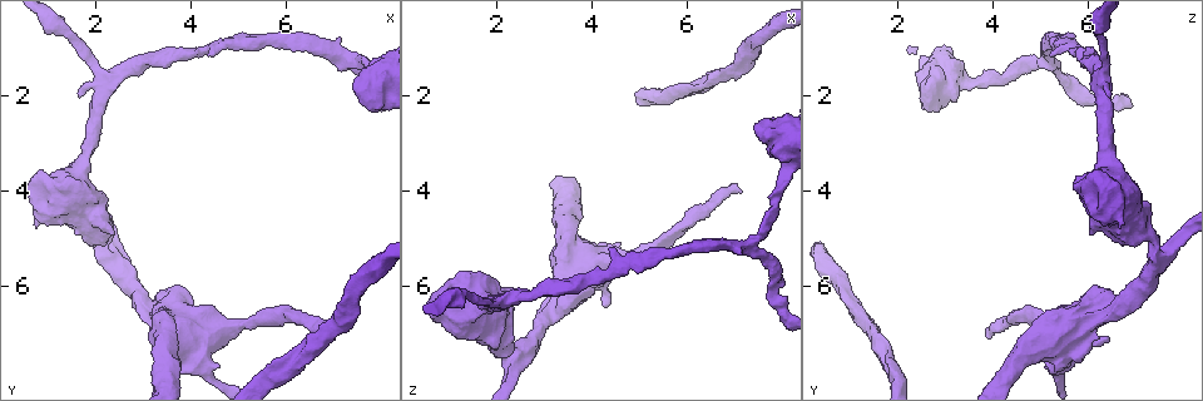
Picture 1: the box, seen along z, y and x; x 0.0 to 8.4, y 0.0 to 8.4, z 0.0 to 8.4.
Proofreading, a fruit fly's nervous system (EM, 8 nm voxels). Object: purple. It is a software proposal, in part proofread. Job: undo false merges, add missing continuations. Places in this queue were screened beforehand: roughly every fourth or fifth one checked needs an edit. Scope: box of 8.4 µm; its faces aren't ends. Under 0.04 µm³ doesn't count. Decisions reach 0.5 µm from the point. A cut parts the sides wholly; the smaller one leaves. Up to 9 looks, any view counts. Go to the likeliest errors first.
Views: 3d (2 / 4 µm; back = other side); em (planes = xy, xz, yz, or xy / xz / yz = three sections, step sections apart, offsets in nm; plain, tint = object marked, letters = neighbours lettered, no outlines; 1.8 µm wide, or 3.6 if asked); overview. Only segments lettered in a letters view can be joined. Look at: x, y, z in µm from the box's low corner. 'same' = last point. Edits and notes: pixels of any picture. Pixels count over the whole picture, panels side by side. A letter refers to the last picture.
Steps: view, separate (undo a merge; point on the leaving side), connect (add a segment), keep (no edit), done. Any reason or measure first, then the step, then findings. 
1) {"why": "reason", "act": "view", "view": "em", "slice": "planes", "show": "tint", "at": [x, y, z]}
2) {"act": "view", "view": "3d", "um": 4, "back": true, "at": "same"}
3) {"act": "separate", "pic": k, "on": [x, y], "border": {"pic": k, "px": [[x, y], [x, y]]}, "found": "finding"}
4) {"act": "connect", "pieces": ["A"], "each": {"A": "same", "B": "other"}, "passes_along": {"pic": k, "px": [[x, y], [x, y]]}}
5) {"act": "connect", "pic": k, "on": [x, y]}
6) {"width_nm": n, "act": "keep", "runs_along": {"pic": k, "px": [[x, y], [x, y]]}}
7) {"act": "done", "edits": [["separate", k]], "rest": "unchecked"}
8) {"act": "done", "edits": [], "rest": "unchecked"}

{"why": "long arm stops here", "act": "view", "view": "3d", "um": 4, "at": [7.10, 6.85, 3.95]}

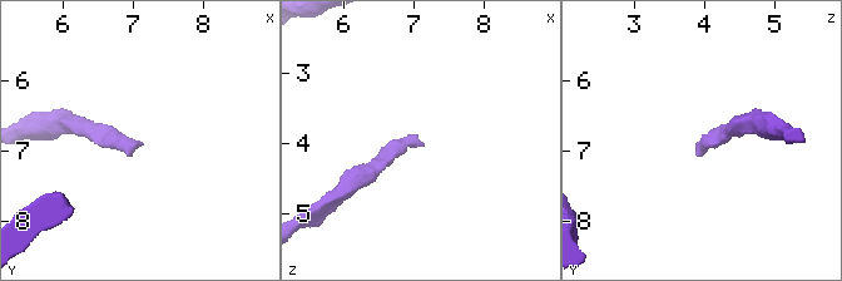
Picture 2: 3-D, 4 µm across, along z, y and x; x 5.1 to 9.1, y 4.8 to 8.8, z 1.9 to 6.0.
{"act": "view", "view": "em", "um": 3.6, "slice": "xy", "step": 16, "show": "plain", "at": [7.15, 6.90, 4.00]}

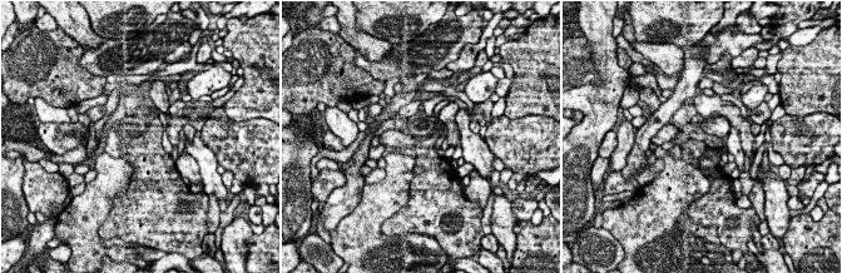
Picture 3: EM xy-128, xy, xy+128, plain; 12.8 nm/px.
{"act": "view", "view": "em", "um": 3.6, "slice": "xy", "step": 16, "show": "letters", "at": "same"}

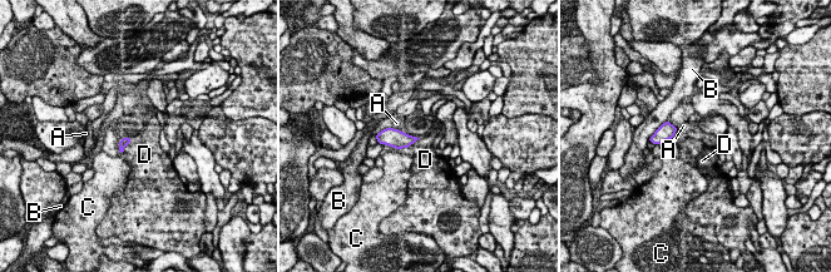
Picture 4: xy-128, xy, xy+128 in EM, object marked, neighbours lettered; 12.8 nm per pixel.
{"act": "connect", "pieces": ["D"], "each": {"A": "other", "B": "other", "C": "other", "D": "same"}, "found": "the cell continues"}

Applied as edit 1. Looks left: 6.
{"why": "long arm stops here", "act": "view", "view": "em", "um": 3.6, "slice": "planes", "show": "letters", "at": [7.40, 1.75, 2.65]}

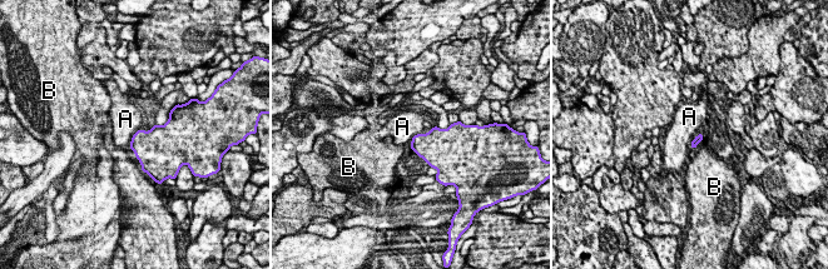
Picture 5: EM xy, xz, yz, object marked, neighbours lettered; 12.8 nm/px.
{"longest_contact_nm": ["A", 300], "act": "keep", "each": {"A": "other", "B": "other"}, "found": "no lettered segment goes on from it"}

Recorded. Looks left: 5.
{"why": "three arms meet", "act": "view", "view": "em", "slice": "yz", "step": 8, "show": "tint", "at": [2.15, 1.75, 6.35]}

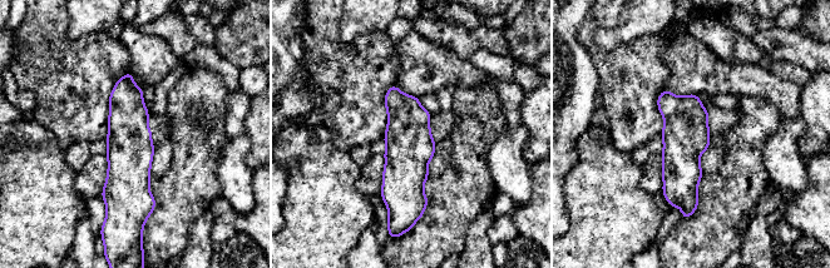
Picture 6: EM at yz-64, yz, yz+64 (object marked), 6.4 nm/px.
{"why": "what lies round it", "act": "view", "view": "em", "slice": "yz", "step": 8, "show": "letters", "at": "same"}

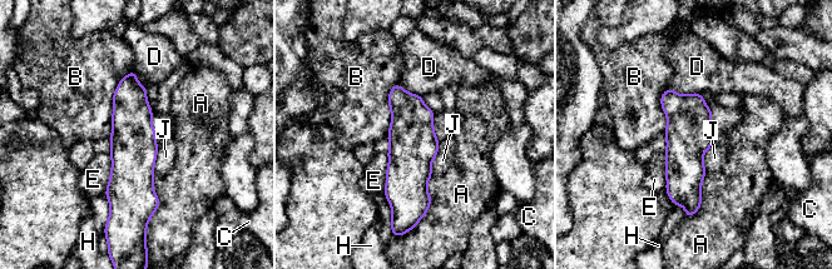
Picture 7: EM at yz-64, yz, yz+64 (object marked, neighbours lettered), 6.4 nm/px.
{"act": "keep", "each": {"A": "other", "B": "other", "C": "other", "D": "other", "E": "other", "H": "other", "J": "other"}, "runs_along": {"pic": 7, "px": [[132, 75], [124, 205]]}, "found": "continuous, no second cell"}

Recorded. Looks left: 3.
{"act": "done", "edits": [["connect", 4]], "rest": "unchecked"}

